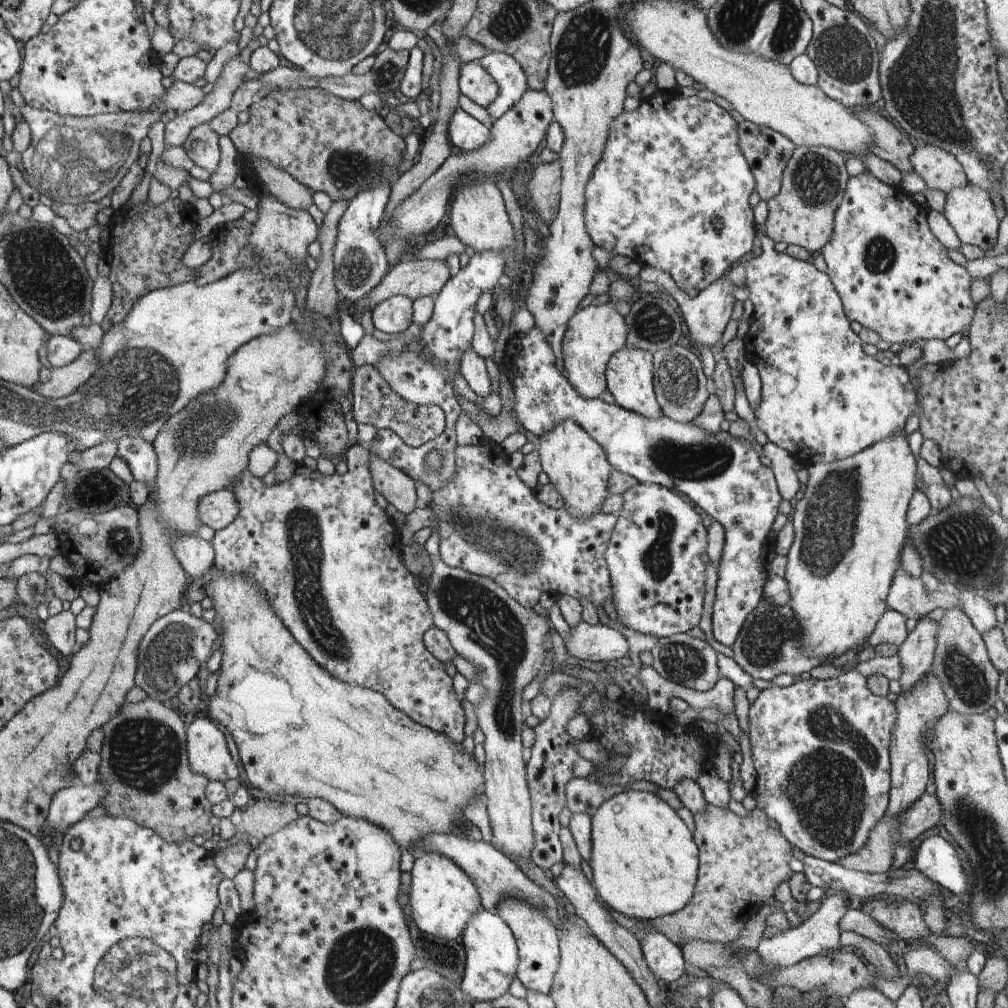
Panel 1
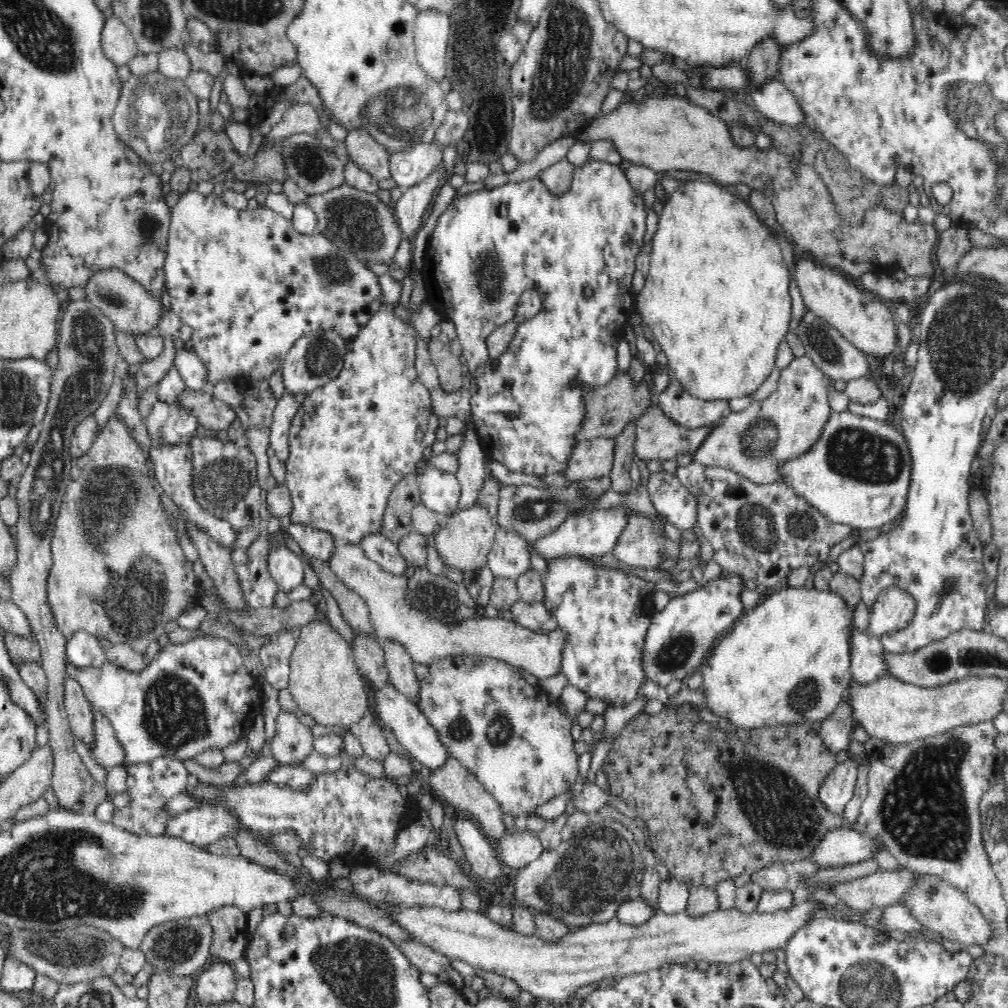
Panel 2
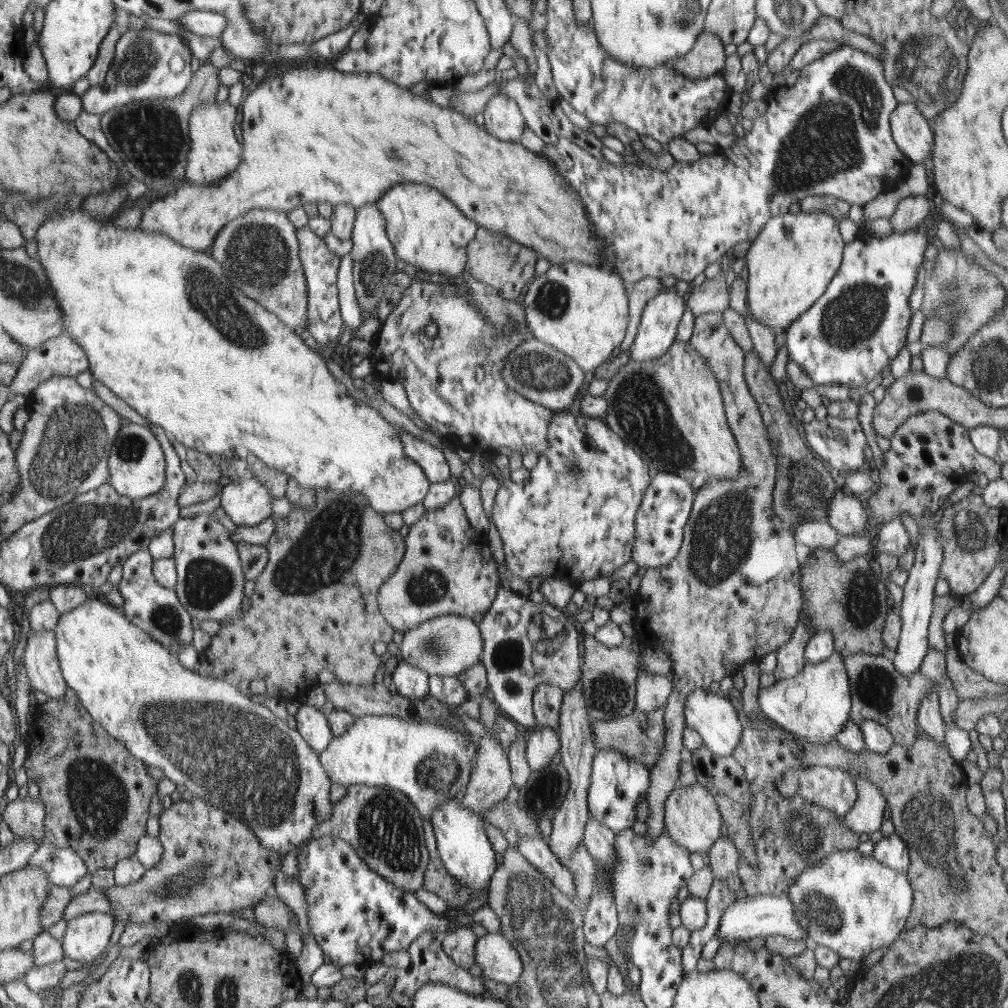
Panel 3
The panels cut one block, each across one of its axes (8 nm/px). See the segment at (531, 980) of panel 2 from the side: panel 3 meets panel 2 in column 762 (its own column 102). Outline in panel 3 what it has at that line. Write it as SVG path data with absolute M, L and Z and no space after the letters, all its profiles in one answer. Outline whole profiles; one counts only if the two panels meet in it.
M100 911L82 913L71 918L62 937L63 955L83 963L97 959L109 946L112 919Z

